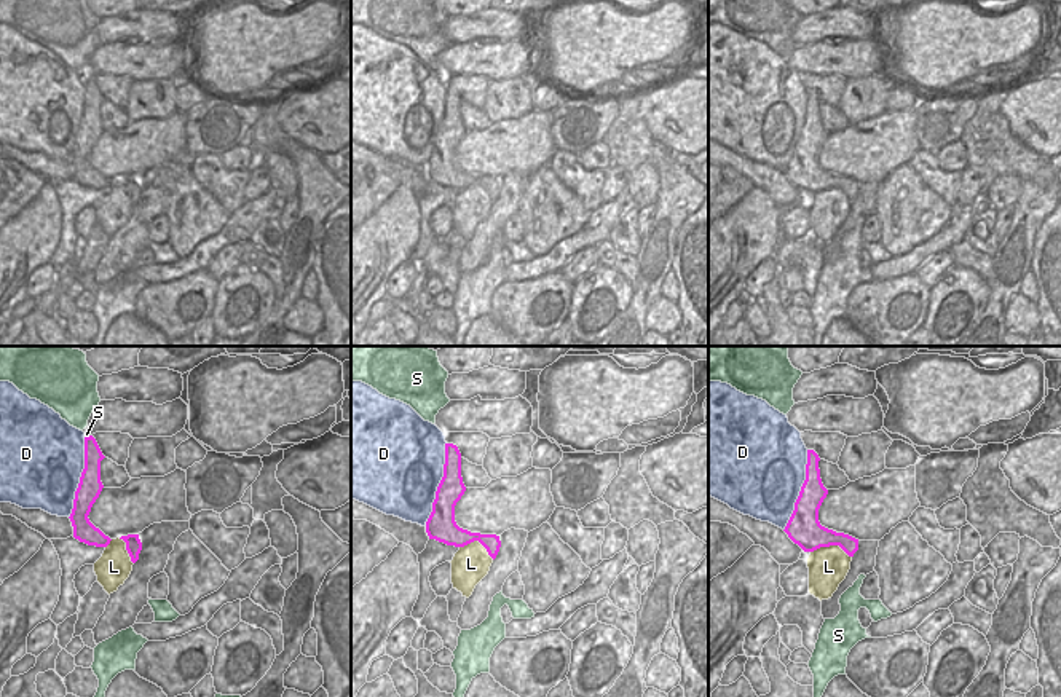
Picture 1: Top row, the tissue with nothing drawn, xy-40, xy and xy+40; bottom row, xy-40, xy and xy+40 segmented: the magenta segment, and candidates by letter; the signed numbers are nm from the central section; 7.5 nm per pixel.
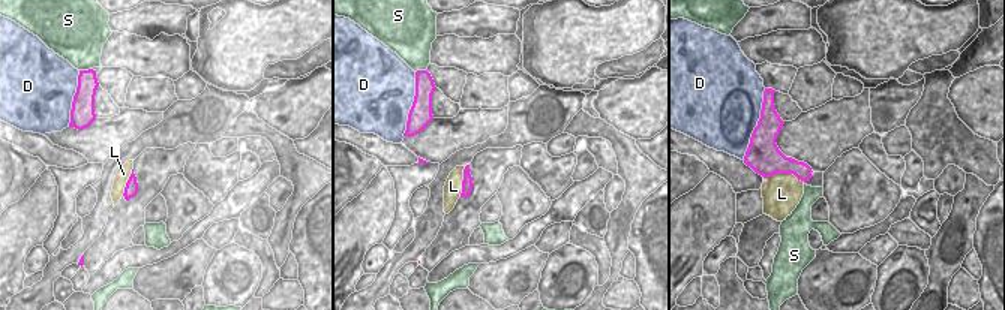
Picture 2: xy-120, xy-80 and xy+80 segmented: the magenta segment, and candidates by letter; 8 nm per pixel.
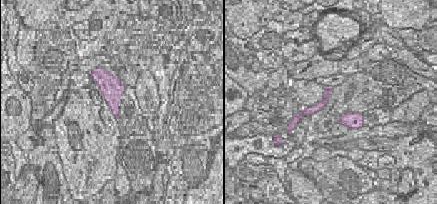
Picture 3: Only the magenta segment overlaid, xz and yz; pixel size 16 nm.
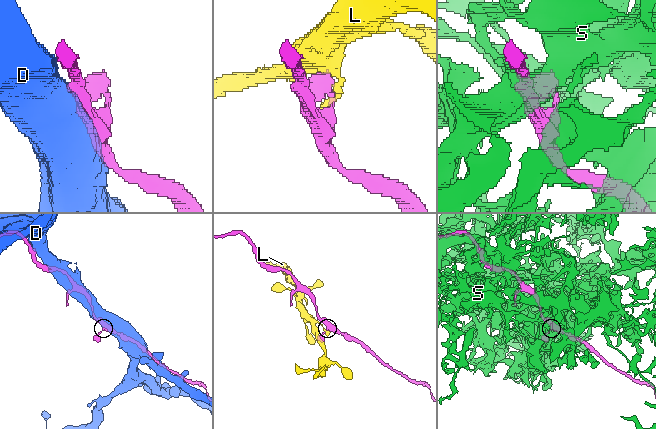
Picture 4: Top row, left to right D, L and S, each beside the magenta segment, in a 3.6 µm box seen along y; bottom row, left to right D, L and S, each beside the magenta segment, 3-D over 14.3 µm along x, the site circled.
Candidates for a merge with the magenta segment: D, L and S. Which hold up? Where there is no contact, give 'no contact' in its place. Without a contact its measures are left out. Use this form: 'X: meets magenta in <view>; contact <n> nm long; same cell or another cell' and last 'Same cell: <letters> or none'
D: meets magenta in xy; contact 650 nm long; another cell
L: meets magenta in xy+40; contact 320 nm long; another cell
S: meets magenta in xy-40; contact 60 nm long; another cell
Same cell: none

